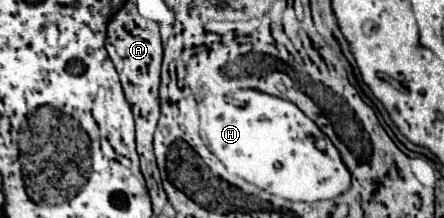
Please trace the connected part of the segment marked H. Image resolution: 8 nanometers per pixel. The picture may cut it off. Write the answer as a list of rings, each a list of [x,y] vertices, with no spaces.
[[[238,89],[226,97],[202,95],[206,117],[200,137],[230,173],[288,201],[334,199],[350,189],[350,173],[330,139],[294,103],[262,93]]]

